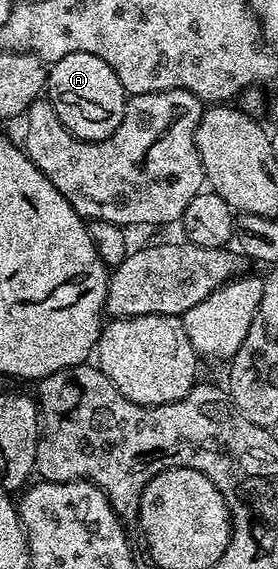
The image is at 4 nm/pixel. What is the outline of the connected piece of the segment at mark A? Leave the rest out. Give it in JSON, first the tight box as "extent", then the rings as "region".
{"extent":[45,53,126,141],"region":[[[68,53],[68,57],[60,57],[49,68],[46,77],[45,94],[50,104],[56,109],[56,117],[68,128],[78,139],[92,139],[101,141],[107,139],[120,125],[120,121],[126,116],[126,91],[120,85],[120,77],[108,69],[108,61],[96,57],[92,53]]]}

